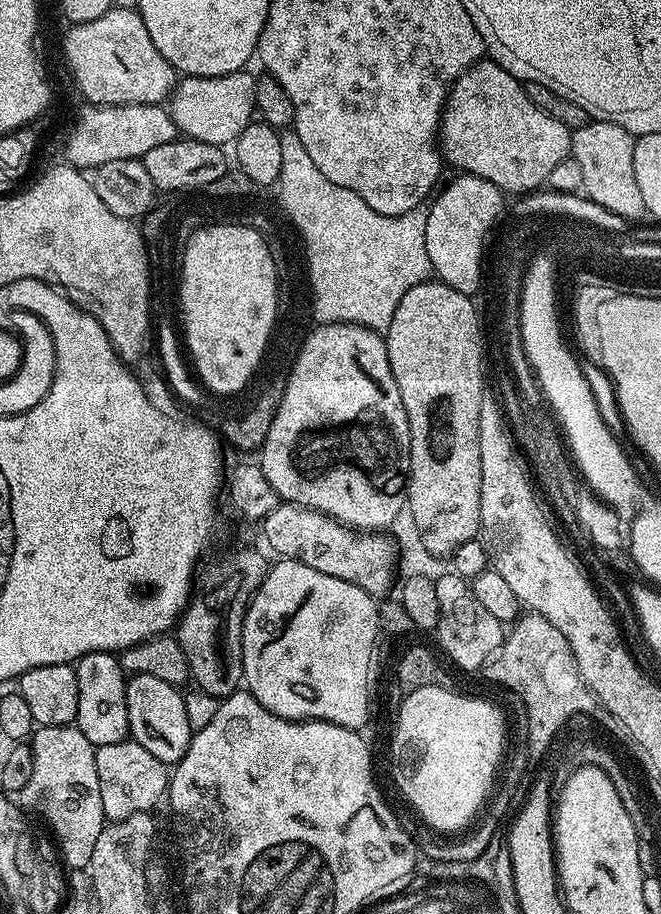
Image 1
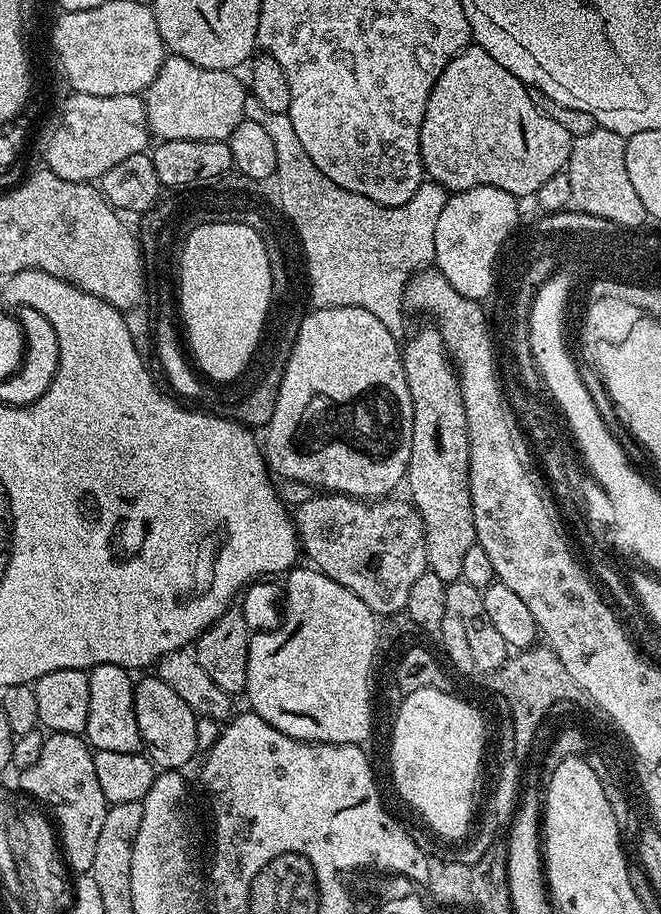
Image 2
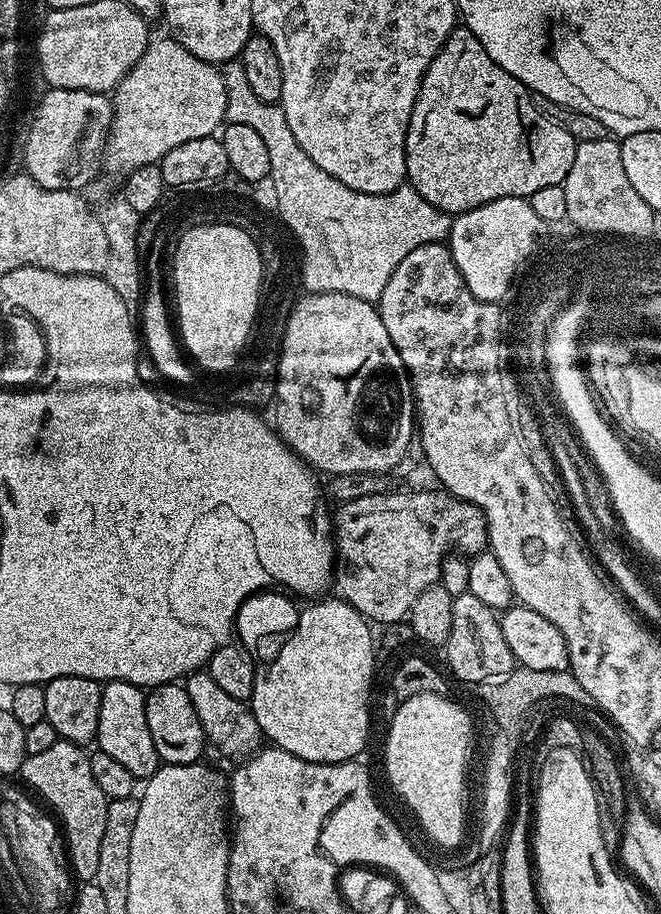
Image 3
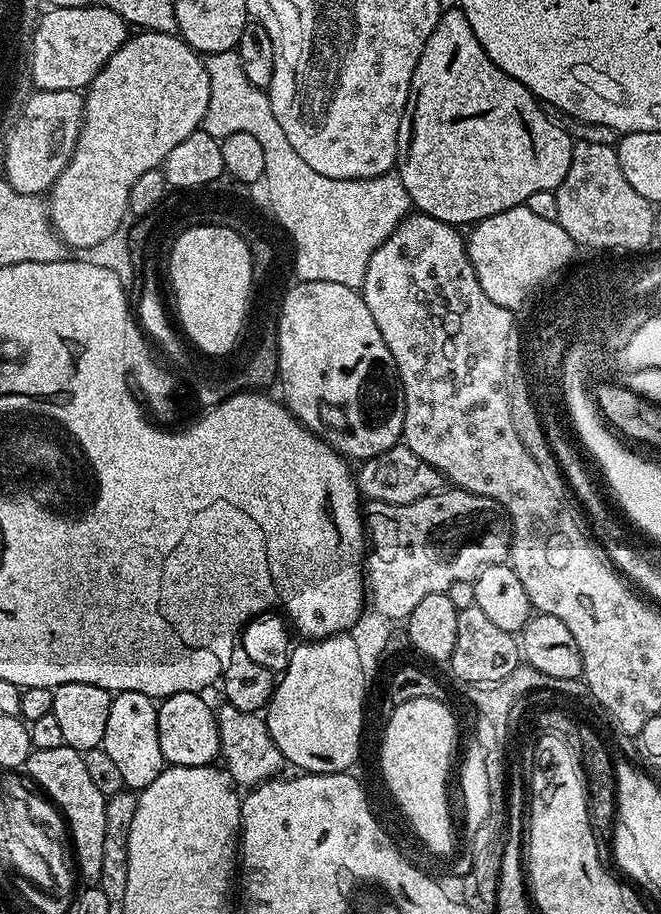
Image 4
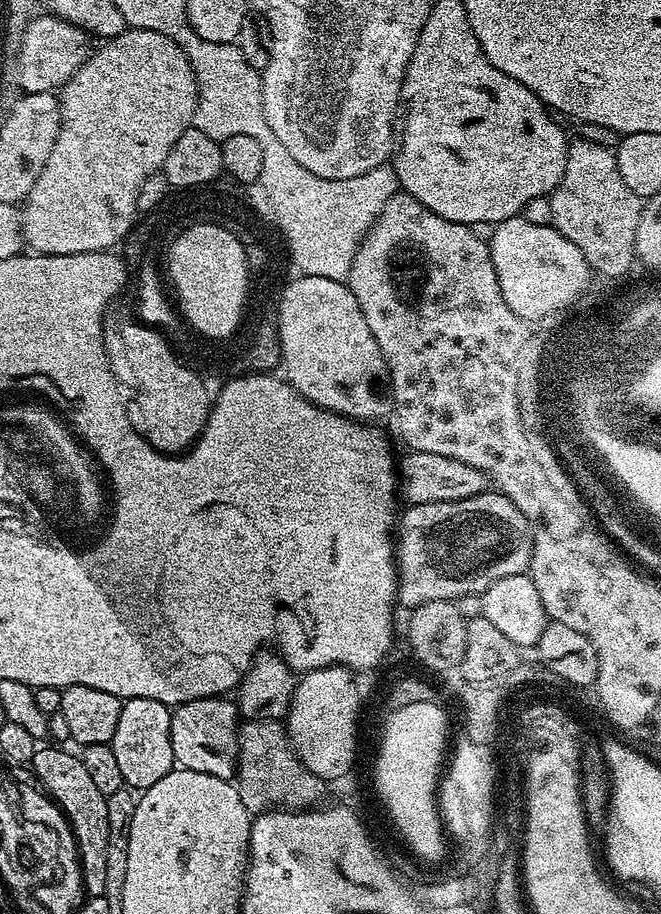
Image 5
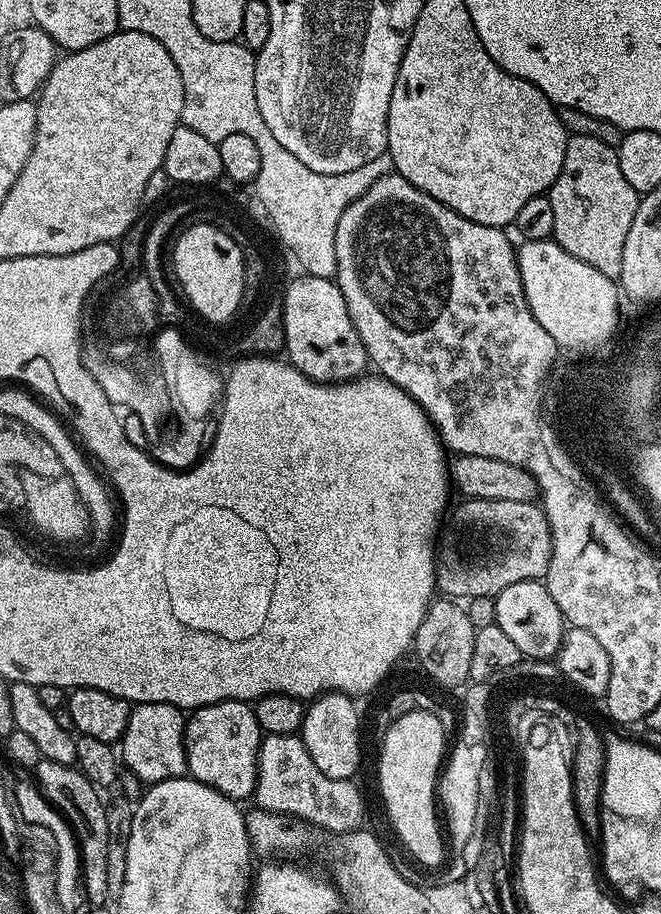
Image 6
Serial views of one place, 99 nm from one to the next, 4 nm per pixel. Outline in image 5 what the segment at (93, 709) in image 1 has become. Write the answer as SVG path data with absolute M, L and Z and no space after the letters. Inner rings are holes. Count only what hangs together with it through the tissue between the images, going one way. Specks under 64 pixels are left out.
M130 698L123 701L122 714L118 714L118 730L114 730L114 738L111 745L124 783L129 789L143 790L149 788L154 786L154 782L166 778L166 774L174 771L176 755L174 754L174 746L170 746L171 717L172 708L154 698Z

